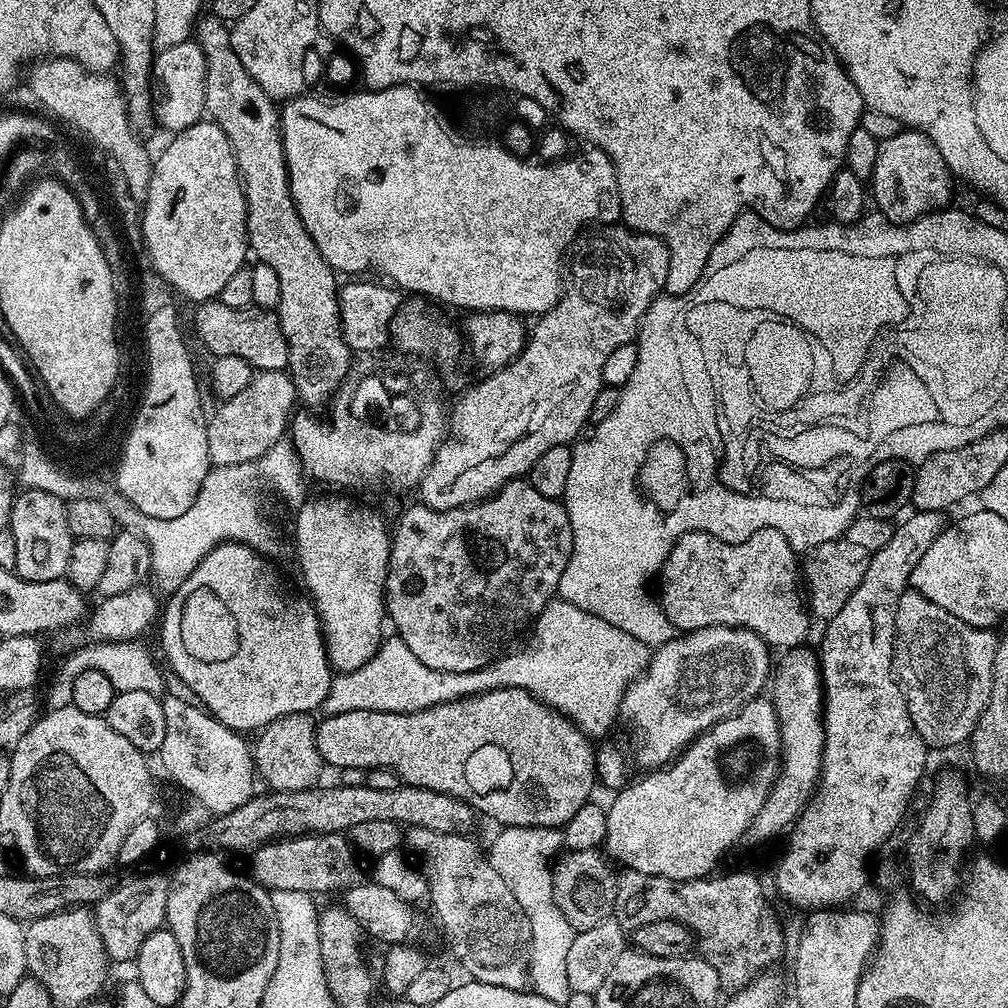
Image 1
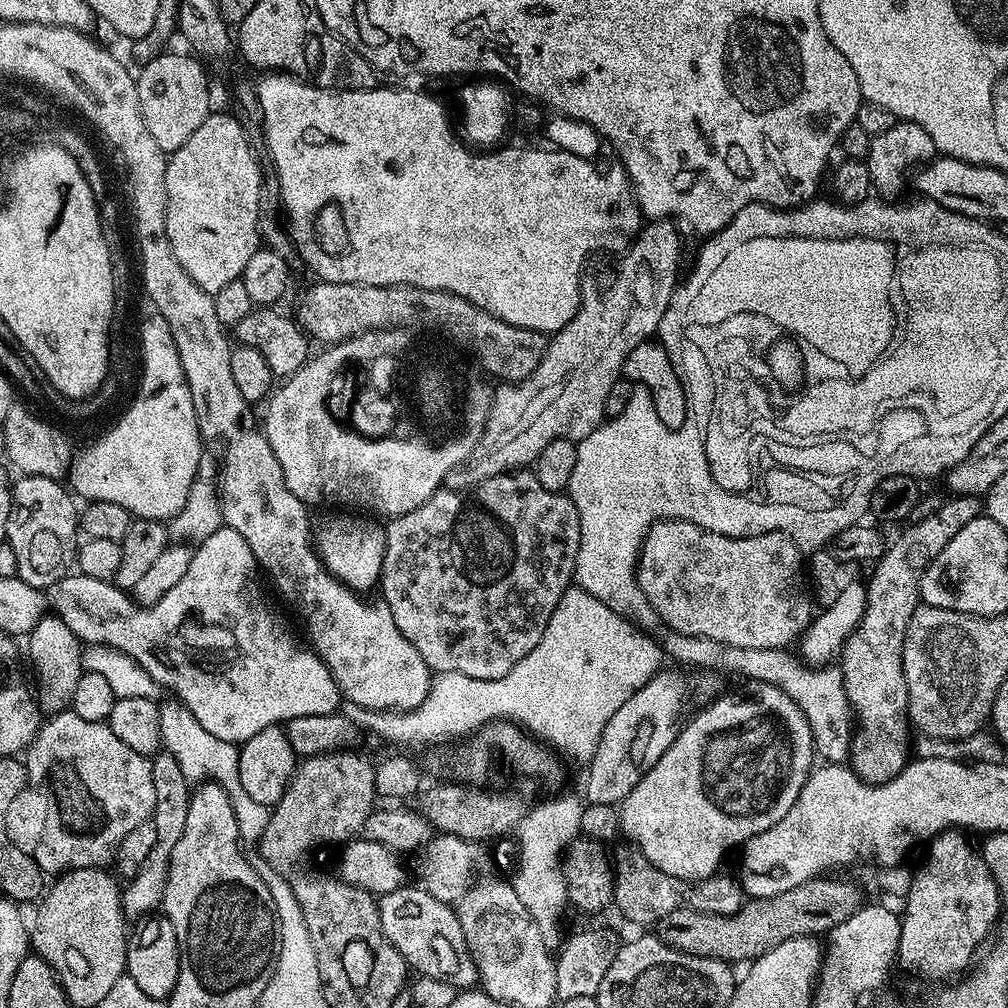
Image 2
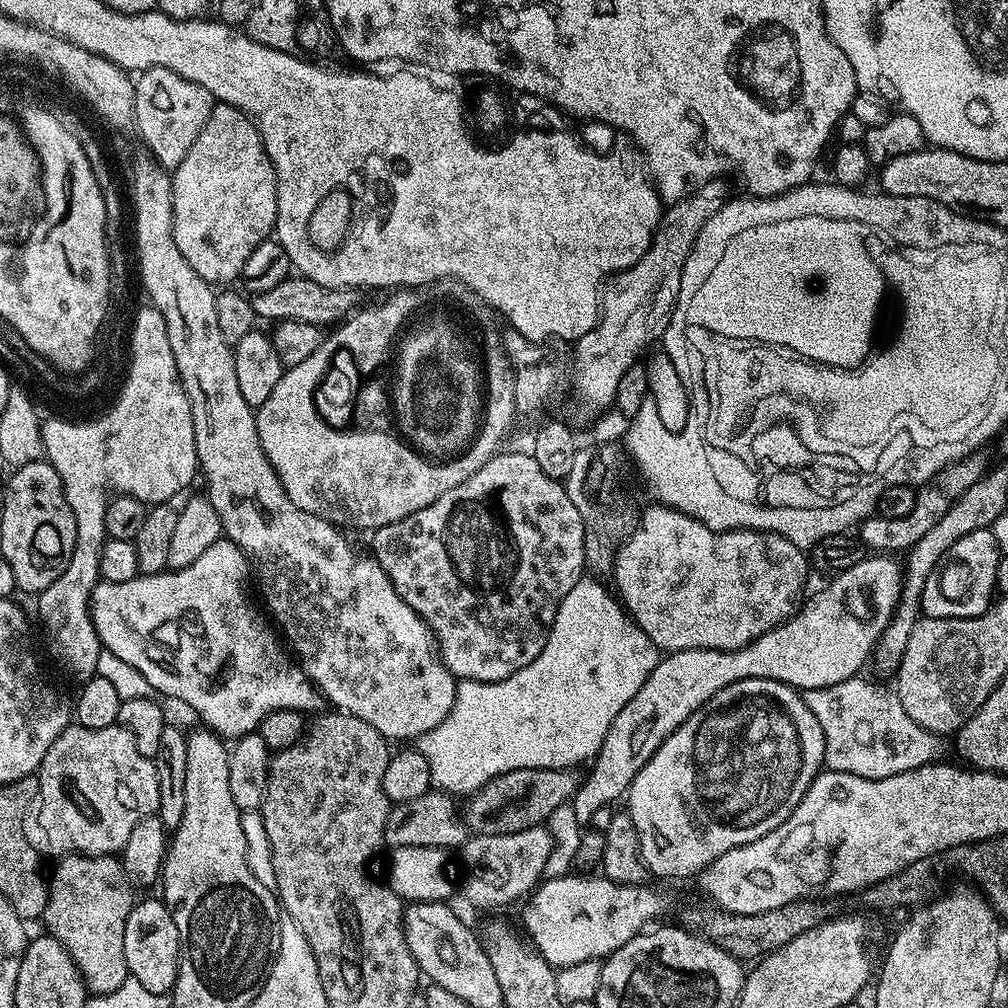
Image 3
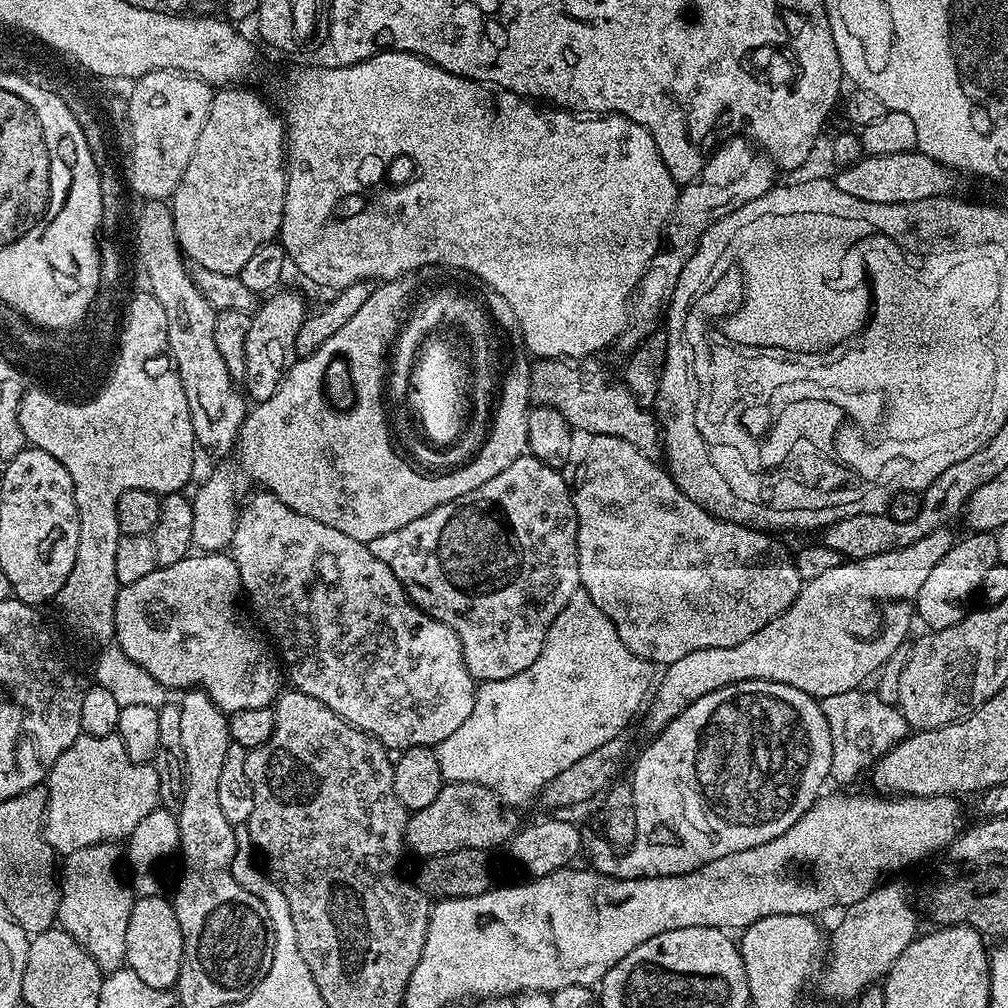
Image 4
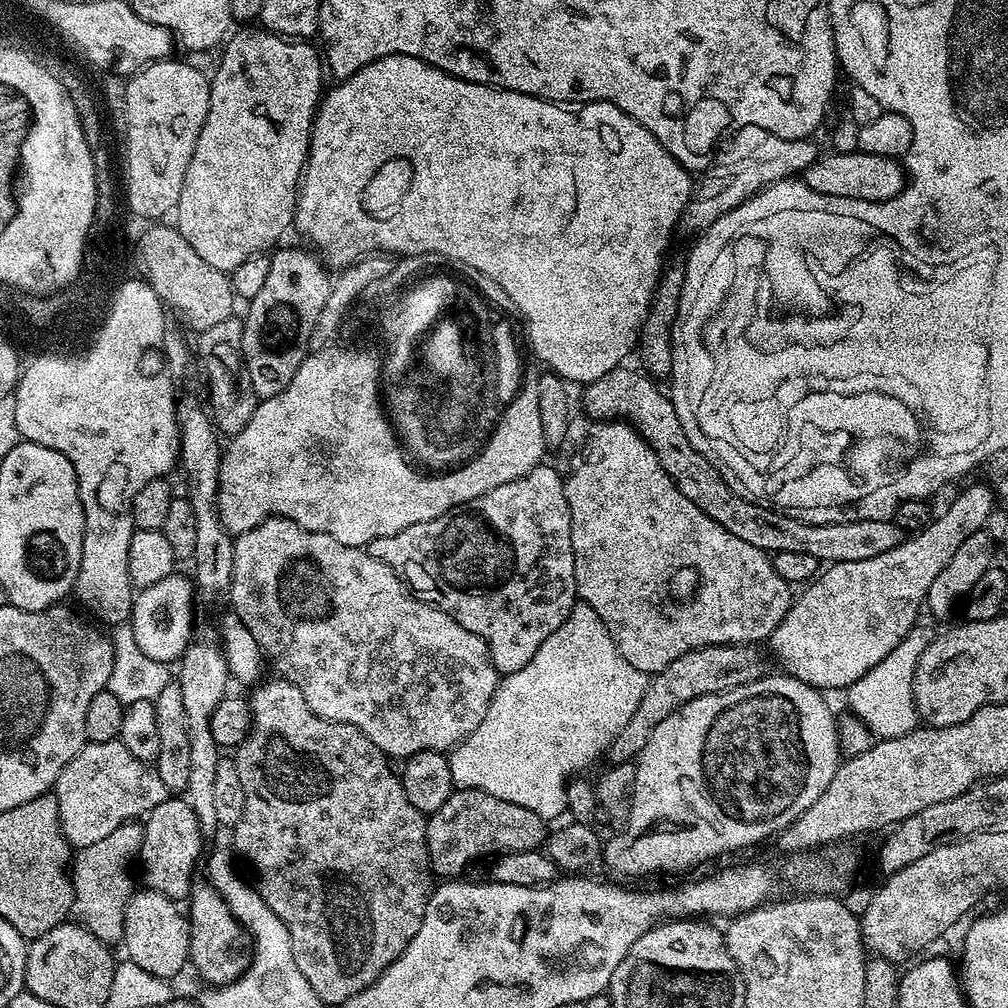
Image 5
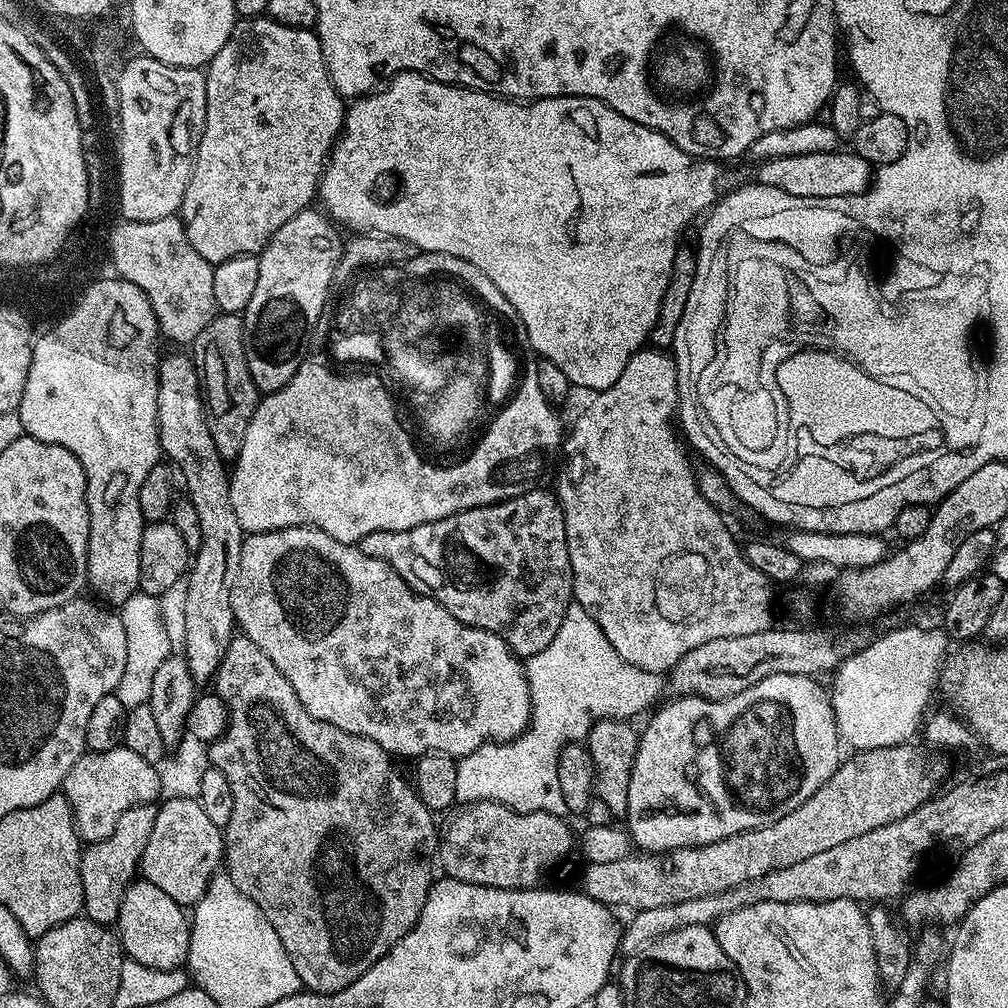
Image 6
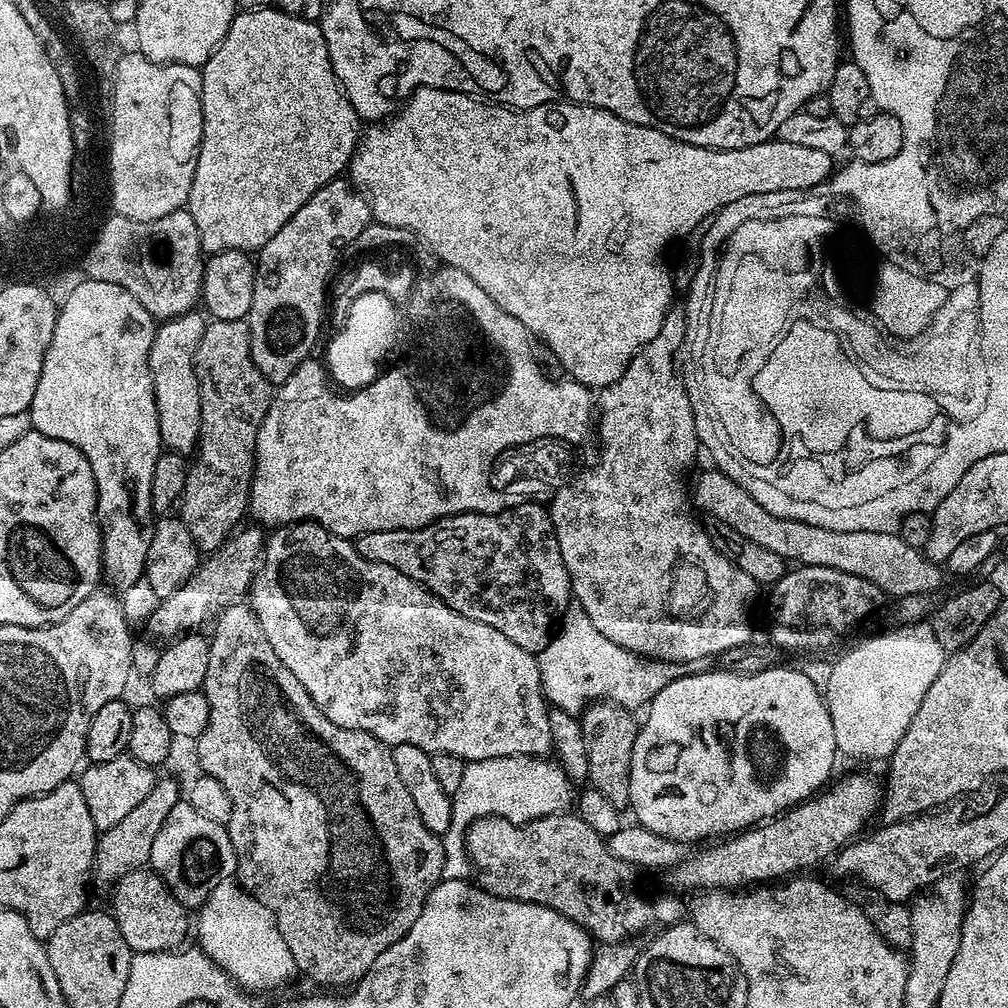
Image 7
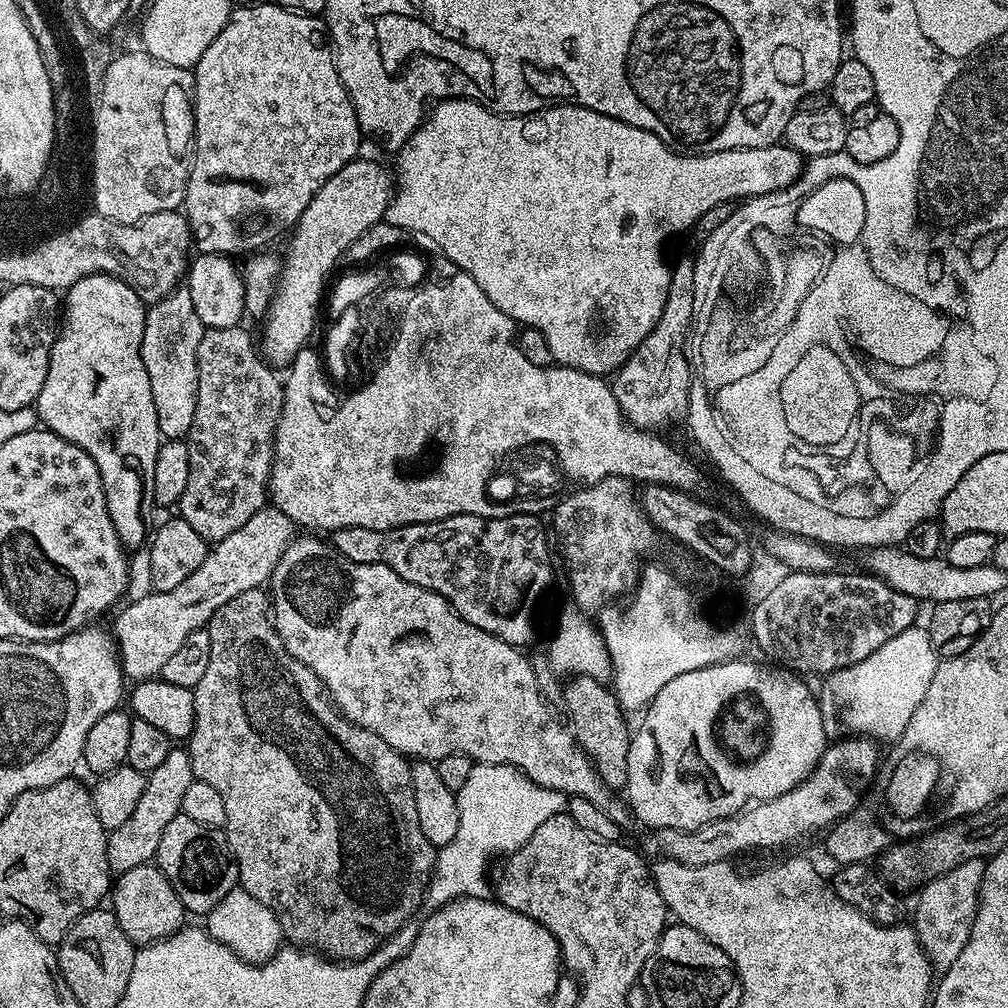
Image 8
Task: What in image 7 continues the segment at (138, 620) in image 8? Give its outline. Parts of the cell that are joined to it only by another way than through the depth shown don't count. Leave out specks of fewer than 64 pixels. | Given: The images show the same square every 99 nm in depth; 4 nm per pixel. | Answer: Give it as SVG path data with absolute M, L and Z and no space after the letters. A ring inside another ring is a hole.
M259 527L243 528L229 536L217 552L211 553L182 587L161 600L154 614L146 621L146 627L154 635L175 638L189 630L199 629L201 627L199 624L207 625L220 615L220 611L237 603L247 593L253 577L256 576L266 536L265 533L259 532L261 531Z

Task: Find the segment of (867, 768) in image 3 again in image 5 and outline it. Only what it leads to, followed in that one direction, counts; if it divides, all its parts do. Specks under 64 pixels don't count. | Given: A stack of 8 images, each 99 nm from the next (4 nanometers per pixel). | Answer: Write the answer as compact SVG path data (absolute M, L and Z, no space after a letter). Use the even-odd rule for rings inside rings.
M913 628L906 638L902 638L902 642L898 642L898 646L894 646L894 650L890 650L890 654L886 654L886 658L882 658L882 662L878 662L878 666L874 666L874 670L862 674L862 678L847 689L848 704L861 721L854 716L842 716L837 723L840 751L845 757L864 753L871 747L873 737L889 740L918 727L912 683L918 658L922 658L930 639L929 633L924 633L922 628ZM867 727L873 732L872 737Z

